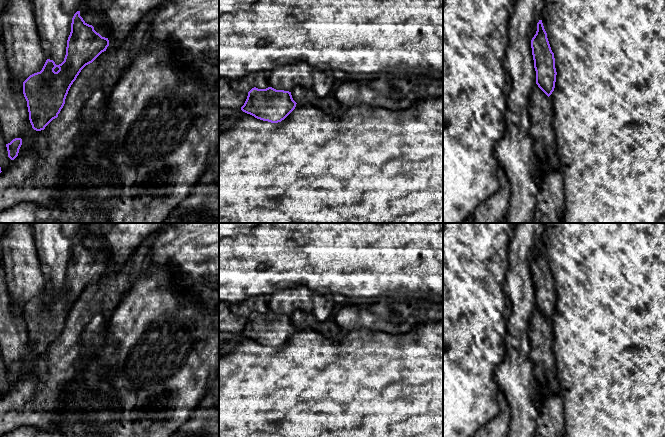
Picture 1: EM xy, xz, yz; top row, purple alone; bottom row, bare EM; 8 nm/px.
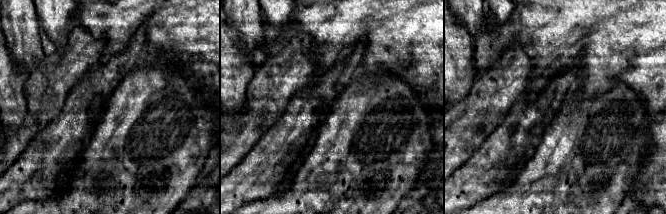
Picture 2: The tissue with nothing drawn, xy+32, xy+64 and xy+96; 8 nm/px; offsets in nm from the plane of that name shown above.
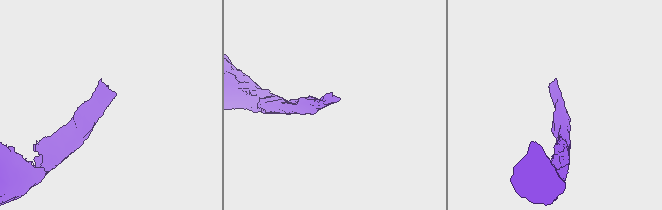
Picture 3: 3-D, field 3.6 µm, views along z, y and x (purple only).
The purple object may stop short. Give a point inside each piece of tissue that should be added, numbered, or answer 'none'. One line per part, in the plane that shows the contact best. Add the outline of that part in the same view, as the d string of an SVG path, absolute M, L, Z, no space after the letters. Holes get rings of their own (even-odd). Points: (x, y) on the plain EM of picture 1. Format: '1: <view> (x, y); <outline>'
1: xy (104, 255); M97 248L94 250L94 254L102 261L108 262L110 253L106 249Z

